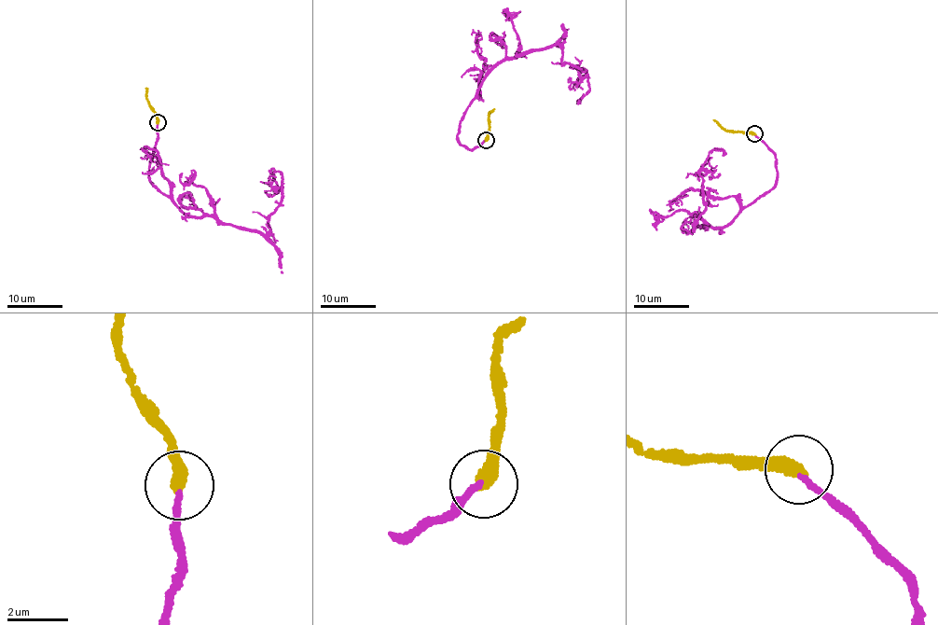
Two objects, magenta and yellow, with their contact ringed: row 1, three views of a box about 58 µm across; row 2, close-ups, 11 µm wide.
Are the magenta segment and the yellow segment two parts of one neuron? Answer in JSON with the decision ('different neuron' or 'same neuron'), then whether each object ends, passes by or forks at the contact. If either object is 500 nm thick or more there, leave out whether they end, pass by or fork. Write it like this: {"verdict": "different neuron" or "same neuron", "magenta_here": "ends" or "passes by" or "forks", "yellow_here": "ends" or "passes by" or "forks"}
{"verdict": "different neuron", "magenta_here": "ends", "yellow_here": "ends"}

